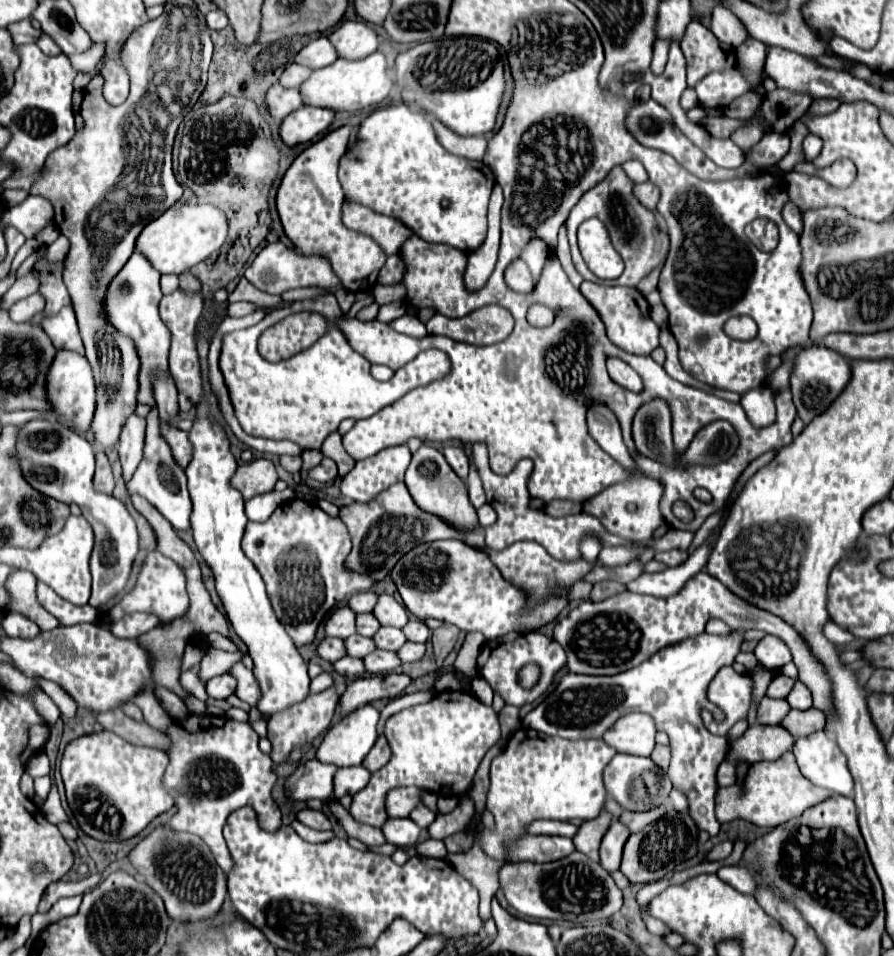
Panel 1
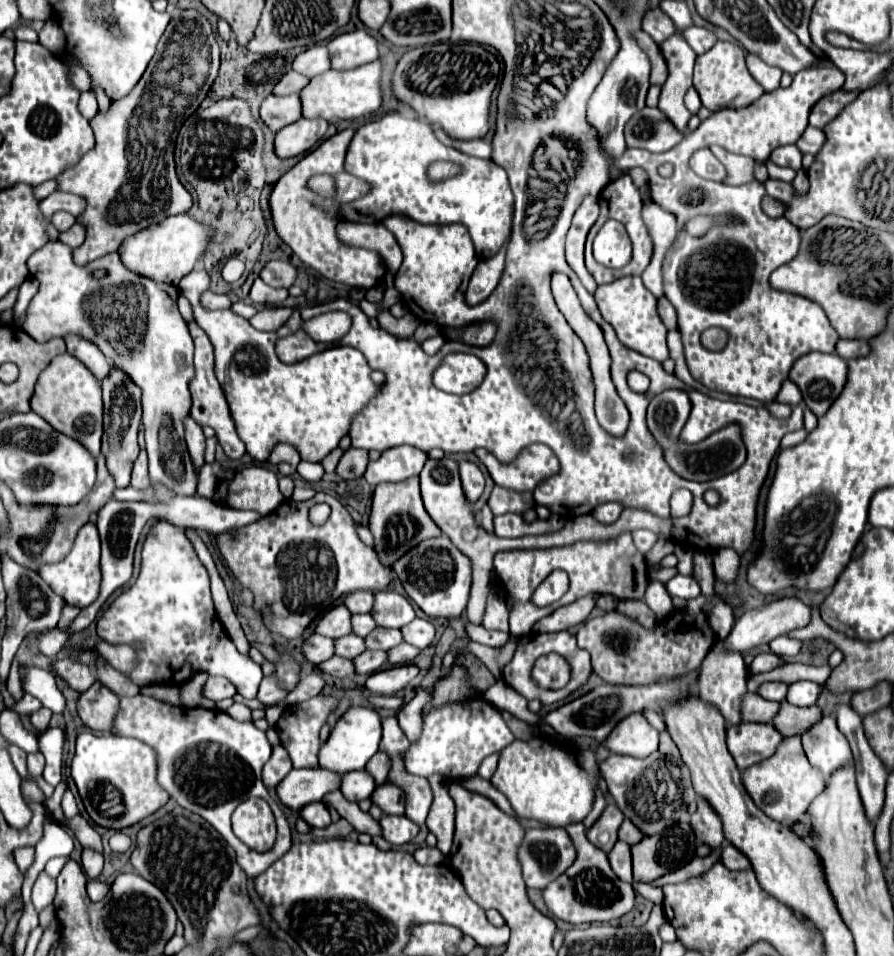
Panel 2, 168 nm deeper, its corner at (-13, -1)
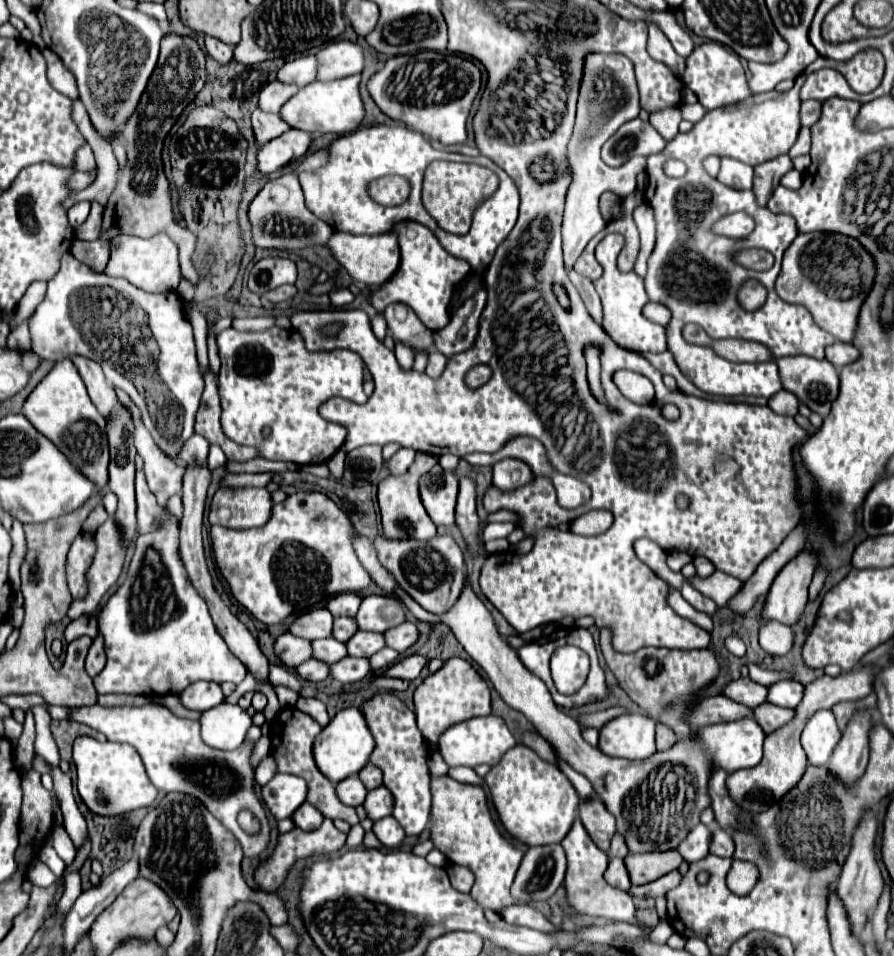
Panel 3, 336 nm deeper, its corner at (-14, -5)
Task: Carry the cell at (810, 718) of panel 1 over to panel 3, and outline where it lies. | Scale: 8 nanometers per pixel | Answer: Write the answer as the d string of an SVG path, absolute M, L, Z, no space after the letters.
M769 702L761 704L755 710L755 720L759 722L759 726L763 728L765 734L771 734L771 732L779 730L781 726L789 724L793 718L795 718L795 710L781 708L781 706L775 706L775 704L769 704Z

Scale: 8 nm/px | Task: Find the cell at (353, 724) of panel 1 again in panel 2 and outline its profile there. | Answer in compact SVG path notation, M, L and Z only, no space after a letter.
M350 706L338 718L328 740L322 744L322 748L318 752L320 768L338 772L340 776L344 776L346 772L352 772L352 770L364 770L366 762L378 752L380 738L382 738L382 718L380 718L380 714L372 708L366 708L366 706Z

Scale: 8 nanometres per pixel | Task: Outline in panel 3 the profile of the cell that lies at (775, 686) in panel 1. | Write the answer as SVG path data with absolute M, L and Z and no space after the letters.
M741 678L737 682L731 682L725 688L725 696L731 696L733 700L739 700L741 704L747 704L749 708L757 708L763 702L767 702L767 686L761 686L757 682L751 682L749 678Z

